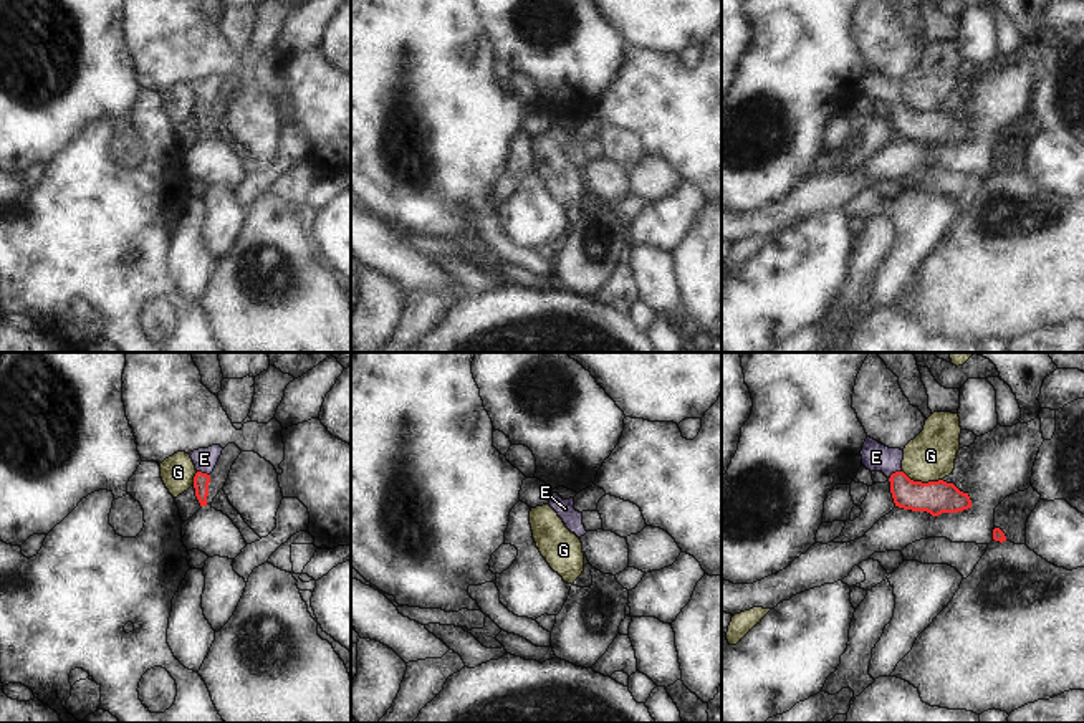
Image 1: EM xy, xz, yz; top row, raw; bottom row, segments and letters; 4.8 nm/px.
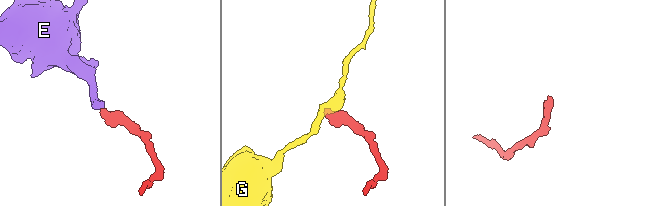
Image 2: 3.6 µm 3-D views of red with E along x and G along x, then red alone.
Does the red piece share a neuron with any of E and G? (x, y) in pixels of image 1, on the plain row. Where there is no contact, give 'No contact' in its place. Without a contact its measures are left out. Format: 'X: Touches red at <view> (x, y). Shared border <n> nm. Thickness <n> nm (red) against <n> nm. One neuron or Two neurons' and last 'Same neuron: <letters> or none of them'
E: Touches red at xy (204, 103). Shared border 70 nm. Thickness 80 nm (red) against 110 nm. One neuron
G: Touches red at yz (920, 111). Shared border 220 nm. Thickness 160 nm (red) against 240 nm. Two neurons
Same neuron: E.

